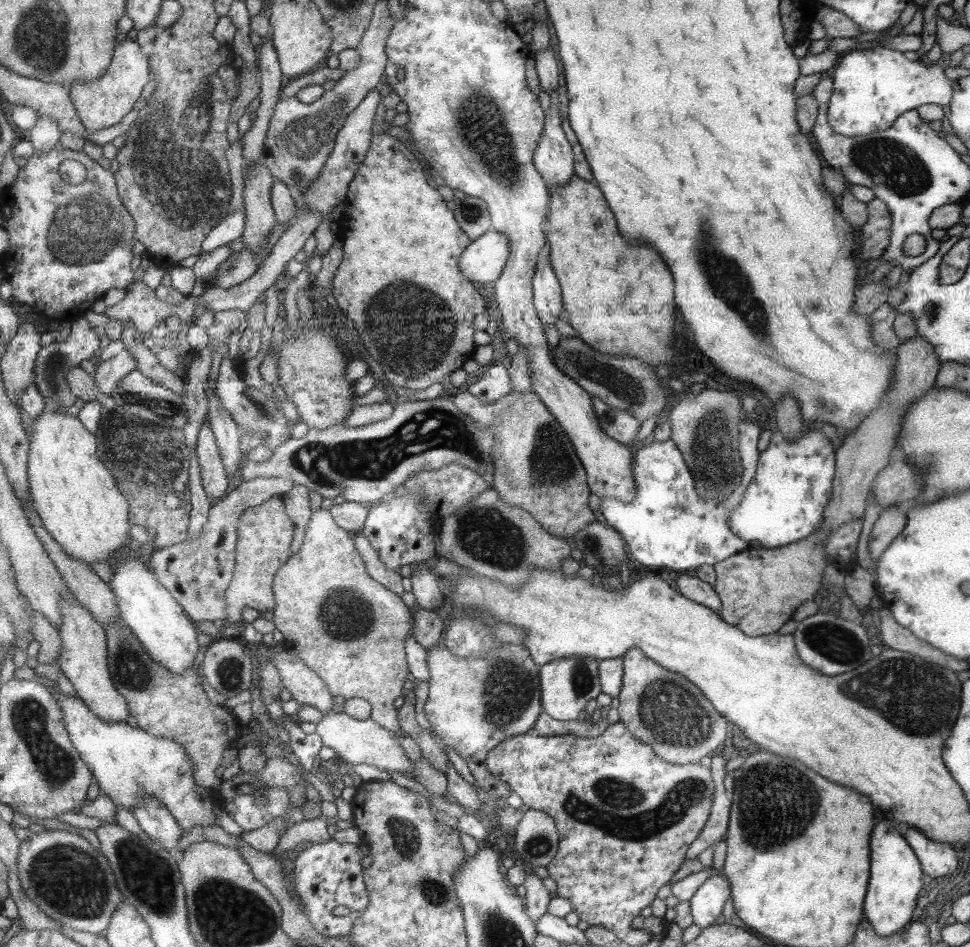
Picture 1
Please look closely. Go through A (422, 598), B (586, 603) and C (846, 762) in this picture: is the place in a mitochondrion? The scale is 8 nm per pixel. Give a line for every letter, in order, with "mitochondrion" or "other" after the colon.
A: other
B: other
C: other

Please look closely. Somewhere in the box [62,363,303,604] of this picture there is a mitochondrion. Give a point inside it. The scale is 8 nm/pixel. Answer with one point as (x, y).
(141, 452)

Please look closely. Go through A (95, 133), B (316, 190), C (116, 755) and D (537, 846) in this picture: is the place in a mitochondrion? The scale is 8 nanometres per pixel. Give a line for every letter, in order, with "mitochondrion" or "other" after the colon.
A: other
B: mitochondrion
C: other
D: mitochondrion

